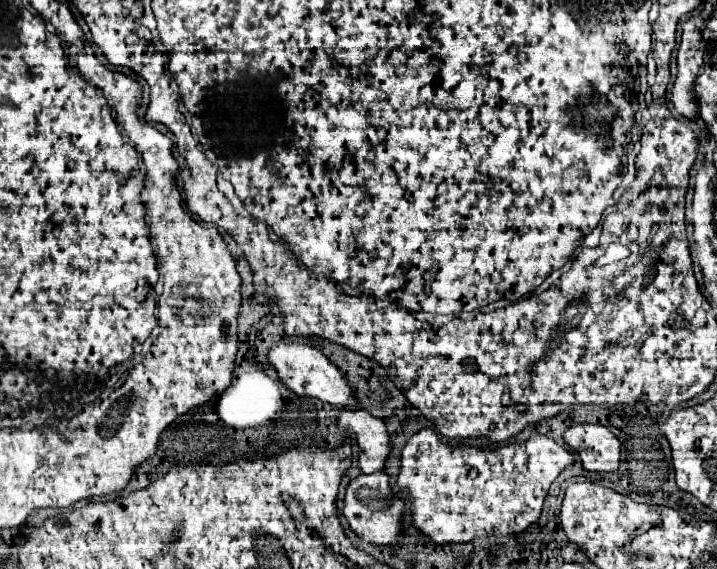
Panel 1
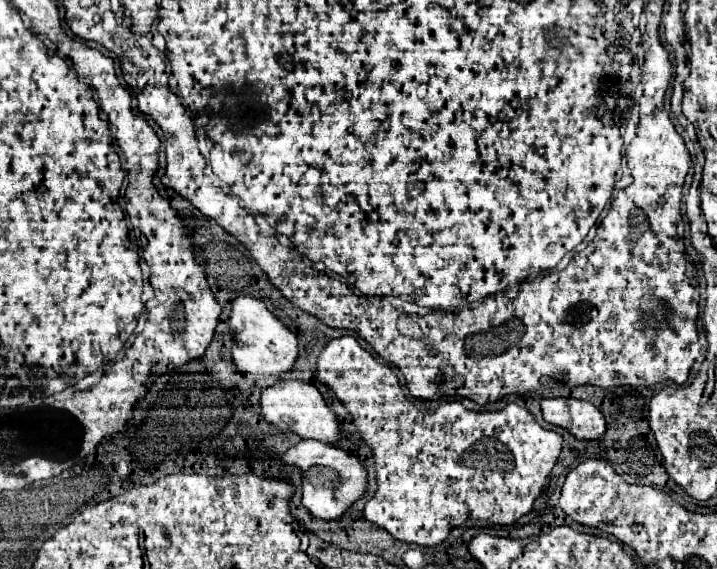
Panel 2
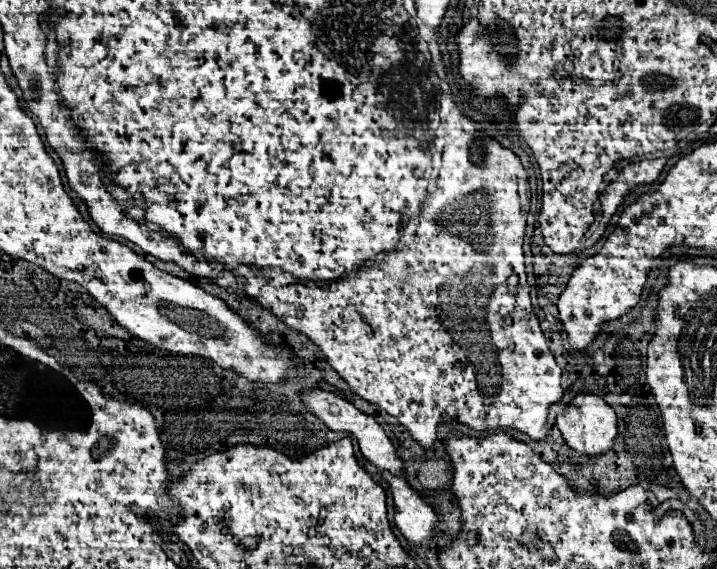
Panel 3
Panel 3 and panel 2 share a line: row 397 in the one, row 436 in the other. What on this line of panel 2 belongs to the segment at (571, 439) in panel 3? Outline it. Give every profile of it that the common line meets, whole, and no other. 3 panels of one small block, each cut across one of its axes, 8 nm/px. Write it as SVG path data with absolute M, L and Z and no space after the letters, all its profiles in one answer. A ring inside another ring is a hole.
M544 398L542 400L544 420L566 428L578 440L594 440L600 438L606 430L606 422L602 412L578 398Z

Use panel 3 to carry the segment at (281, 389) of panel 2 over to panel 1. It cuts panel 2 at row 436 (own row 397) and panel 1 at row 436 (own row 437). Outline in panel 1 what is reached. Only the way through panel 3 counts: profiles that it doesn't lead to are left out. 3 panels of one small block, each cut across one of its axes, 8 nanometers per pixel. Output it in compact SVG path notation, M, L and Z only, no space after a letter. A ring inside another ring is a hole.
M340 408L338 428L350 430L350 434L354 434L360 448L358 464L364 474L372 474L384 468L390 448L388 448L388 432L380 418L374 418L366 410Z

